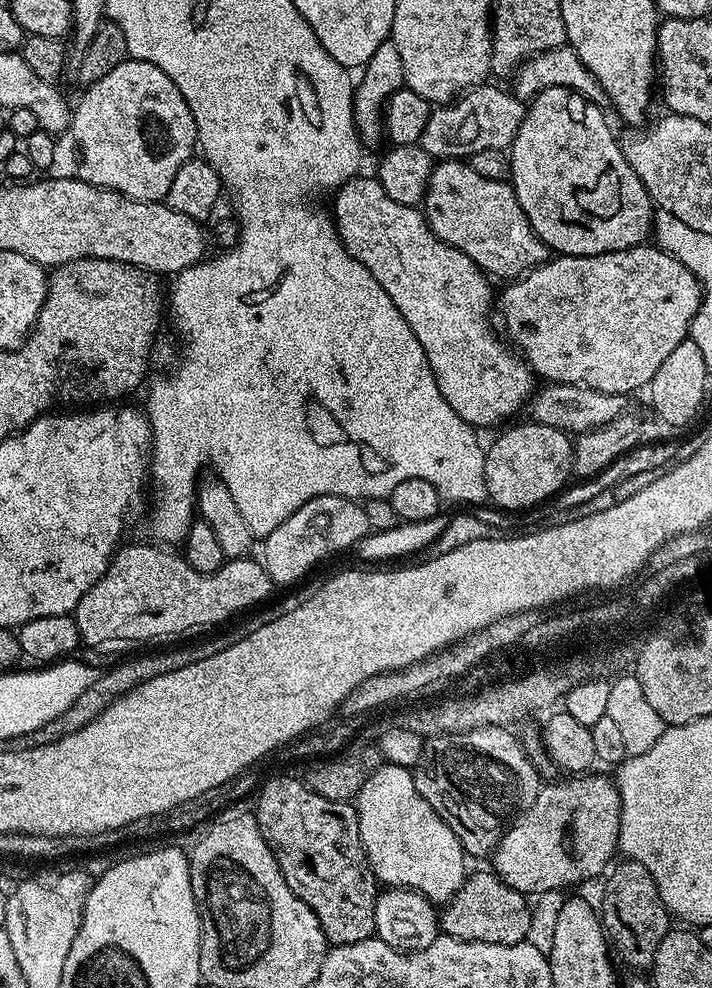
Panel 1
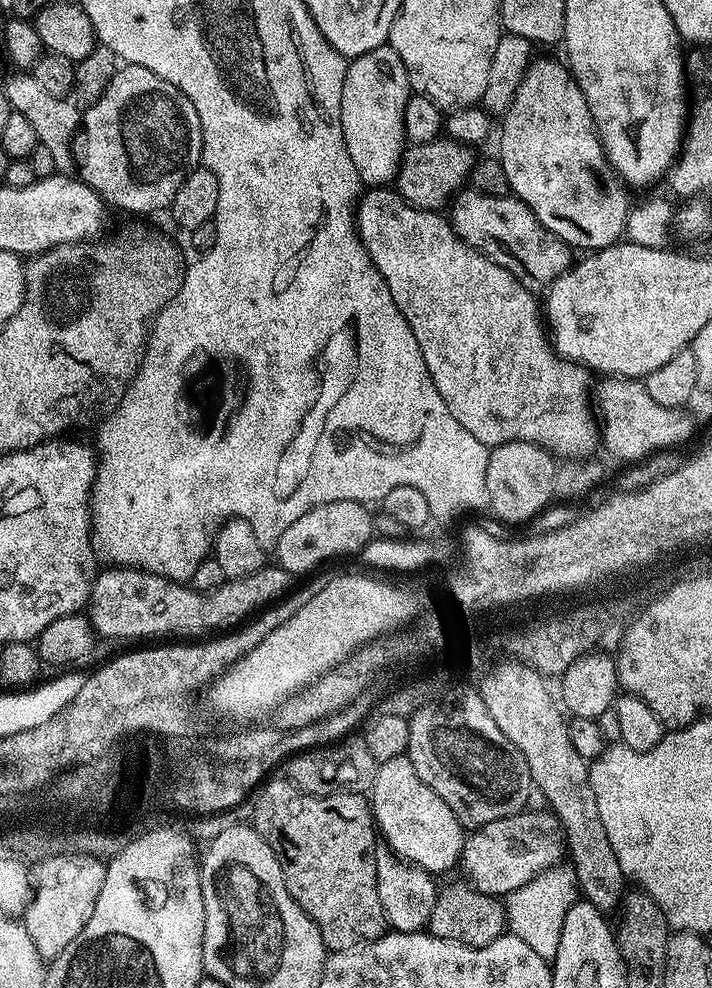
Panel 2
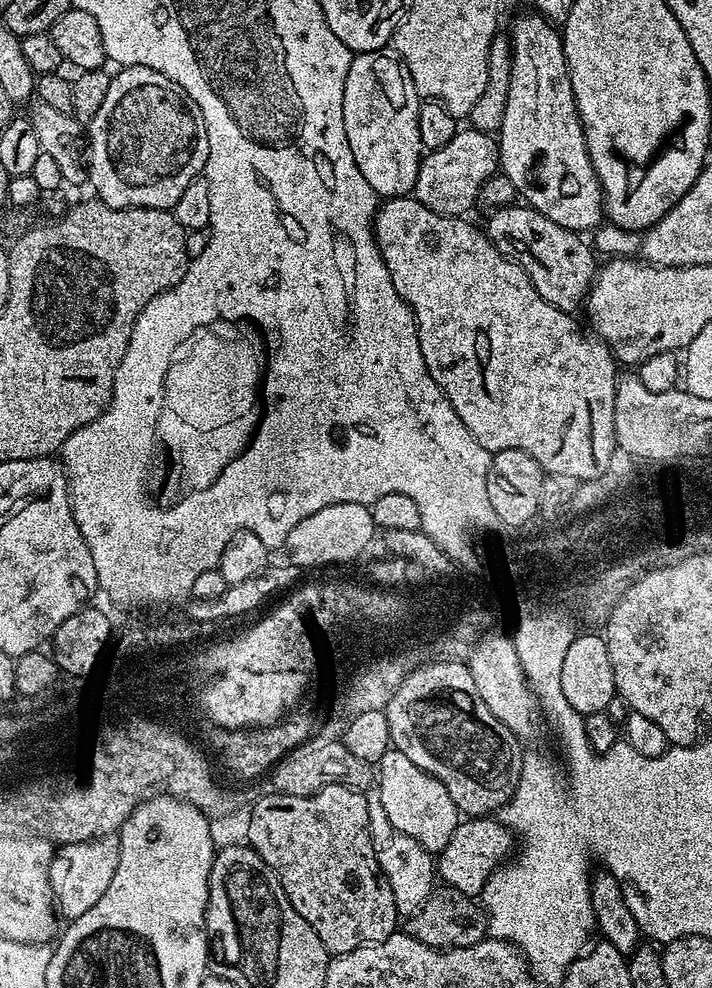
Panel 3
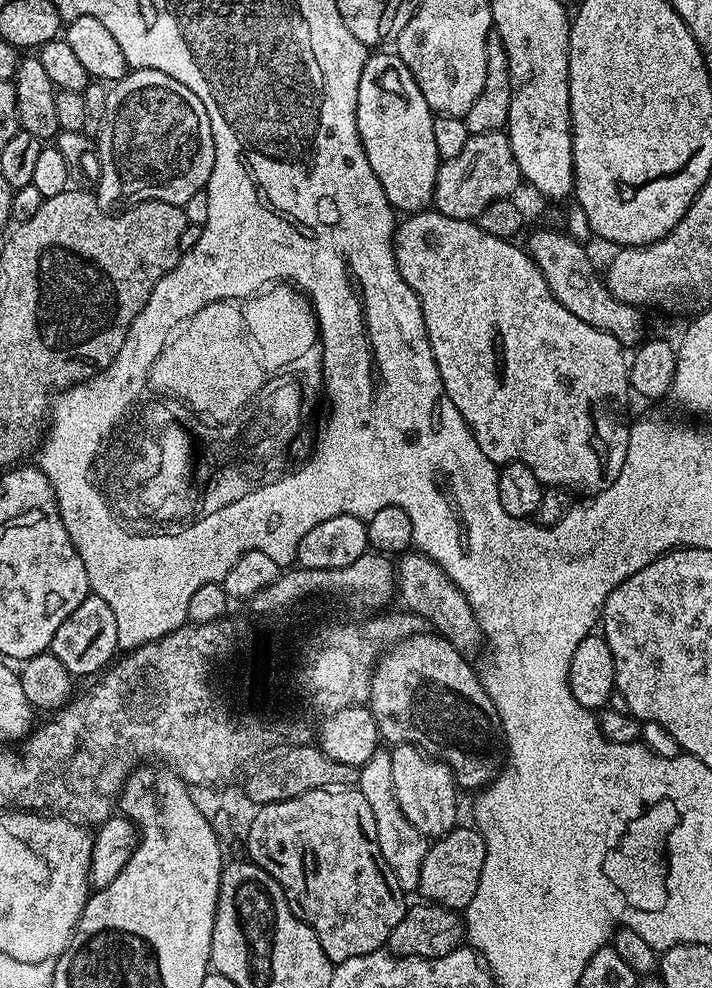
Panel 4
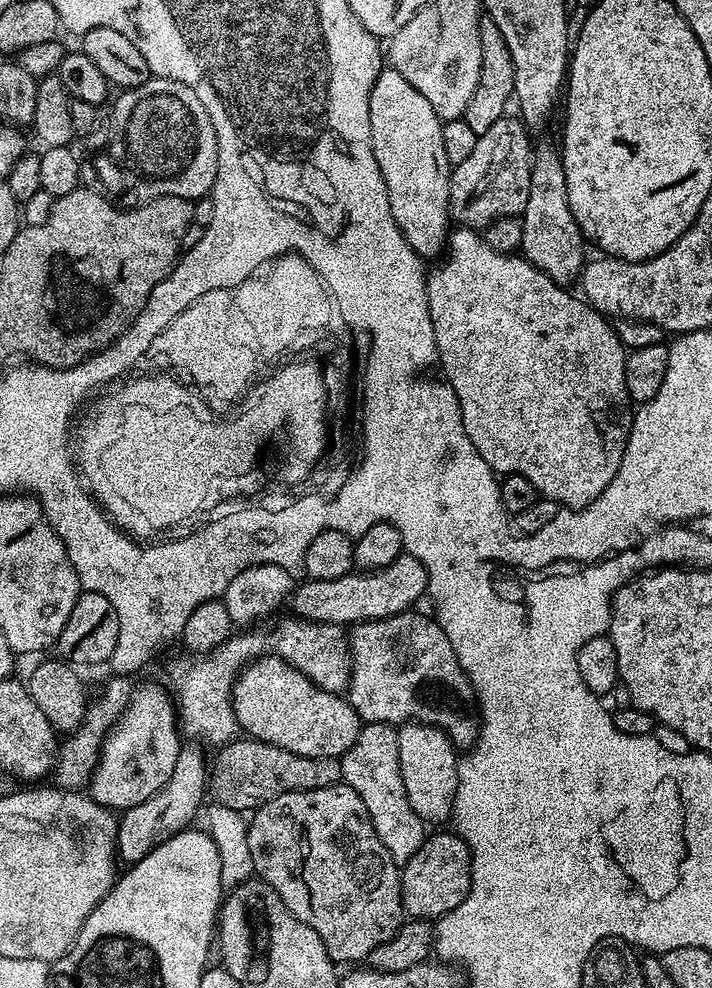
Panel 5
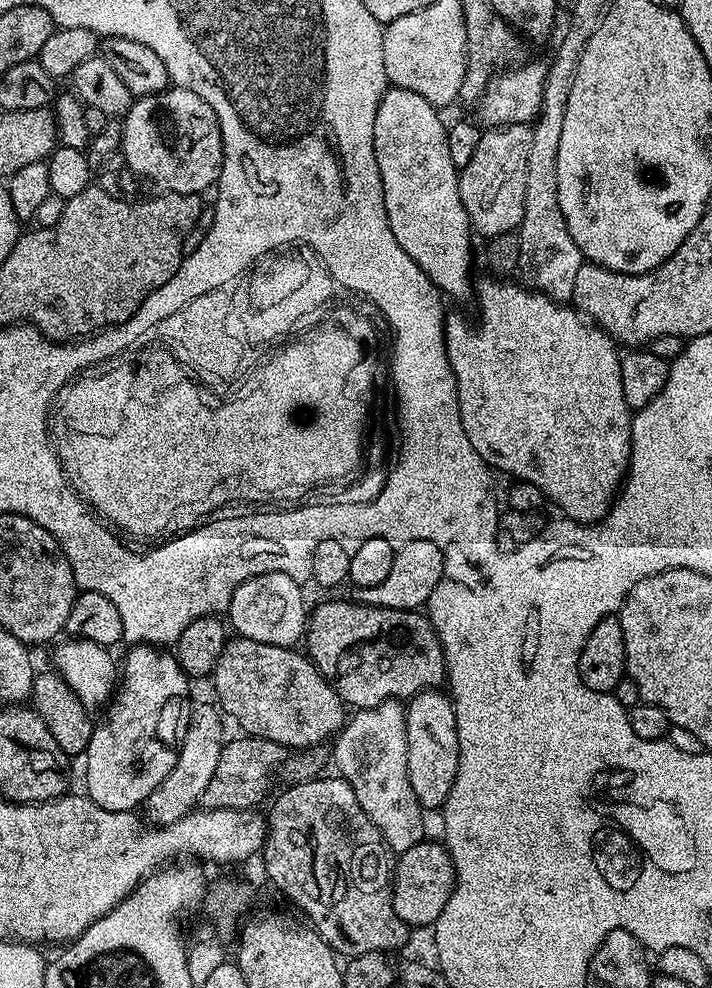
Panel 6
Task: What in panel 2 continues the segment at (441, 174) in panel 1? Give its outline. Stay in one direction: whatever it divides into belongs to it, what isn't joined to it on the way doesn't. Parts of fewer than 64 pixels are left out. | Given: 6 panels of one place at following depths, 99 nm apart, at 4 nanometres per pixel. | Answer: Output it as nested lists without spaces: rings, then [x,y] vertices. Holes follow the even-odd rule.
[[[464,190],[451,201],[450,223],[452,229],[483,256],[498,266],[510,270],[529,292],[539,293],[568,271],[573,263],[573,249],[562,238],[558,238],[515,196],[483,196],[480,192]]]

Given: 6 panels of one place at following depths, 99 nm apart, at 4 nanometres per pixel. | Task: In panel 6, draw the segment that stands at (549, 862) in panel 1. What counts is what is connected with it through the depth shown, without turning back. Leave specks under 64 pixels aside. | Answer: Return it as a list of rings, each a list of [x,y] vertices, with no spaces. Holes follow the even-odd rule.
[[[440,842],[428,843],[415,844],[410,846],[410,850],[399,853],[395,857],[394,871],[390,876],[391,908],[404,924],[413,929],[424,928],[427,924],[428,927],[435,925],[456,886],[456,871],[448,849]]]

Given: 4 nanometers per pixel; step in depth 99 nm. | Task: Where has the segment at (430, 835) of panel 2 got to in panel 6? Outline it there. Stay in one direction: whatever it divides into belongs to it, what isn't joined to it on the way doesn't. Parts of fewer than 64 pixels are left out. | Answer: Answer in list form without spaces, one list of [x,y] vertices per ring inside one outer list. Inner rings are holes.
[[[425,690],[407,701],[406,711],[410,790],[414,790],[414,798],[418,798],[421,808],[443,809],[454,786],[454,778],[458,774],[460,743],[456,710],[452,707],[451,699],[443,691]]]

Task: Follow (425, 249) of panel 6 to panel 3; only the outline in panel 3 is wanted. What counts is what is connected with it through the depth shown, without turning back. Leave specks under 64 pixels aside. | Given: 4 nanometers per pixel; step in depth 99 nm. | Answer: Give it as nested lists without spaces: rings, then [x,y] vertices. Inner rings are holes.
[[[381,50],[353,55],[343,94],[346,140],[350,142],[354,160],[358,162],[358,170],[362,170],[362,178],[370,182],[370,186],[380,198],[406,196],[415,189],[422,153],[425,151],[418,130],[418,114],[422,103],[420,95],[416,92],[414,82],[410,78],[410,70],[404,61],[392,54],[387,56],[388,54],[387,51]]]

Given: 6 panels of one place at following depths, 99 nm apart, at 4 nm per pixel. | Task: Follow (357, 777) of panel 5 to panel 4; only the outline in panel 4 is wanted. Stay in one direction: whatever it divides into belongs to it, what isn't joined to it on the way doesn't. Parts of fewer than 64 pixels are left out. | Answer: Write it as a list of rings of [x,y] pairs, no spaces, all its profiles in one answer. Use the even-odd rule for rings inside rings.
[[[378,750],[368,759],[367,765],[359,769],[358,790],[362,798],[366,798],[370,811],[374,813],[374,843],[380,847],[382,858],[386,858],[390,870],[394,870],[398,886],[404,889],[405,893],[415,893],[420,886],[422,858],[426,858],[430,840],[408,821],[406,814],[402,814],[402,806],[398,806],[398,798],[394,794],[391,751]]]

